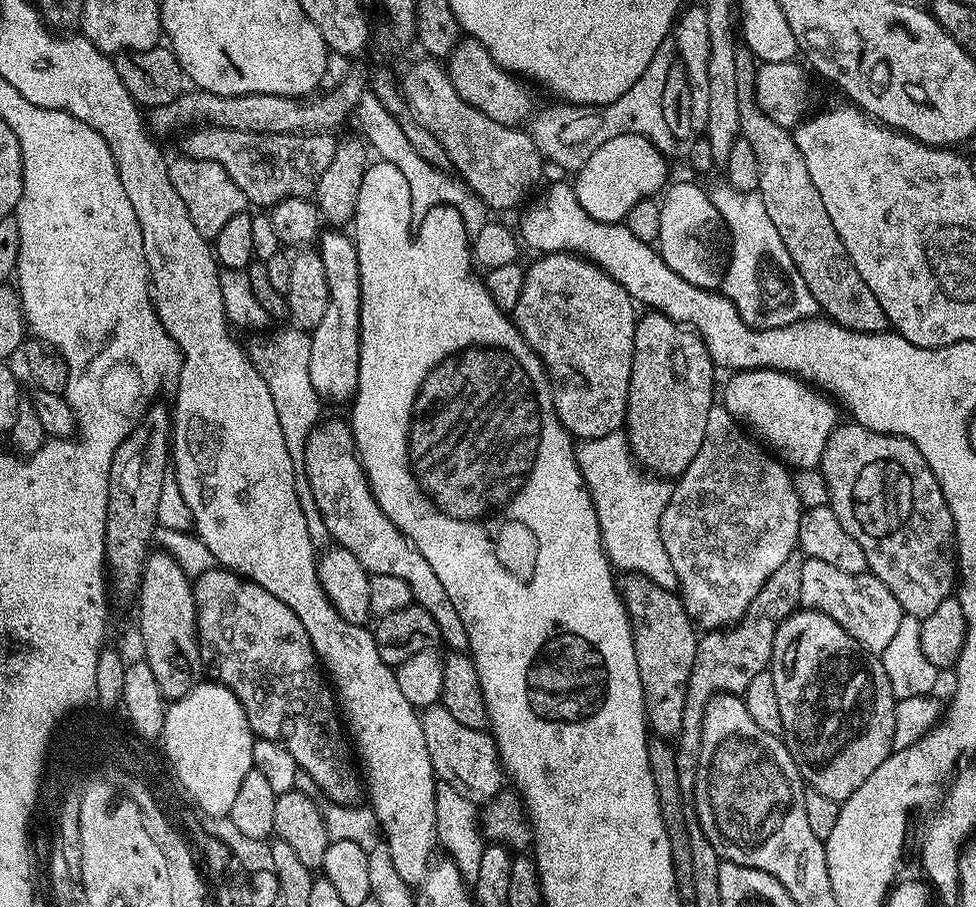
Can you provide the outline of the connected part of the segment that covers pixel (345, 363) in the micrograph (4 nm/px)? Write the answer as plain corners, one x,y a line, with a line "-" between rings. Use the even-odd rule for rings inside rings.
324,230
318,237
318,251
322,258
322,270
326,270
326,286
328,287
328,309
322,314
322,322
311,329
310,332
310,382
314,382
314,390
320,396
321,401
333,400
336,404
347,405
356,395
358,386
358,362
360,361
360,303
362,302
362,286
360,285
360,271
358,270
358,250
356,249
353,237
344,233
344,230

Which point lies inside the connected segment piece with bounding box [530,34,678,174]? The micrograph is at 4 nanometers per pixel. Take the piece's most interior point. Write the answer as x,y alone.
567,135

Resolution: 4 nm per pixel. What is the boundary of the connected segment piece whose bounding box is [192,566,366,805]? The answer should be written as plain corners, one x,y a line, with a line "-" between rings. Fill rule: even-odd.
213,566
195,577
192,593
196,599
196,626
206,645
207,659
208,656
212,659
215,679
239,698
253,733
259,739
273,740
286,746
286,750
294,754
297,769
312,778
317,789
321,793
325,792
329,801
359,805
365,799
366,785
358,771
338,711
337,697
322,671
320,661
316,659
310,634
306,634
306,626
302,626
298,614
294,614
286,602
270,594
270,590
262,590
262,586
253,580
245,580
235,572
219,566

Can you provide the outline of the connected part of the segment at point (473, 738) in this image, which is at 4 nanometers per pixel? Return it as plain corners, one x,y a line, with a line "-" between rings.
439,702
423,709
420,721
426,734
432,768
443,783
445,780
452,787
449,789
477,806
485,805
500,793
506,784
506,773
502,757
496,749
496,741
487,731
462,726
462,722
457,722
450,710
446,710

